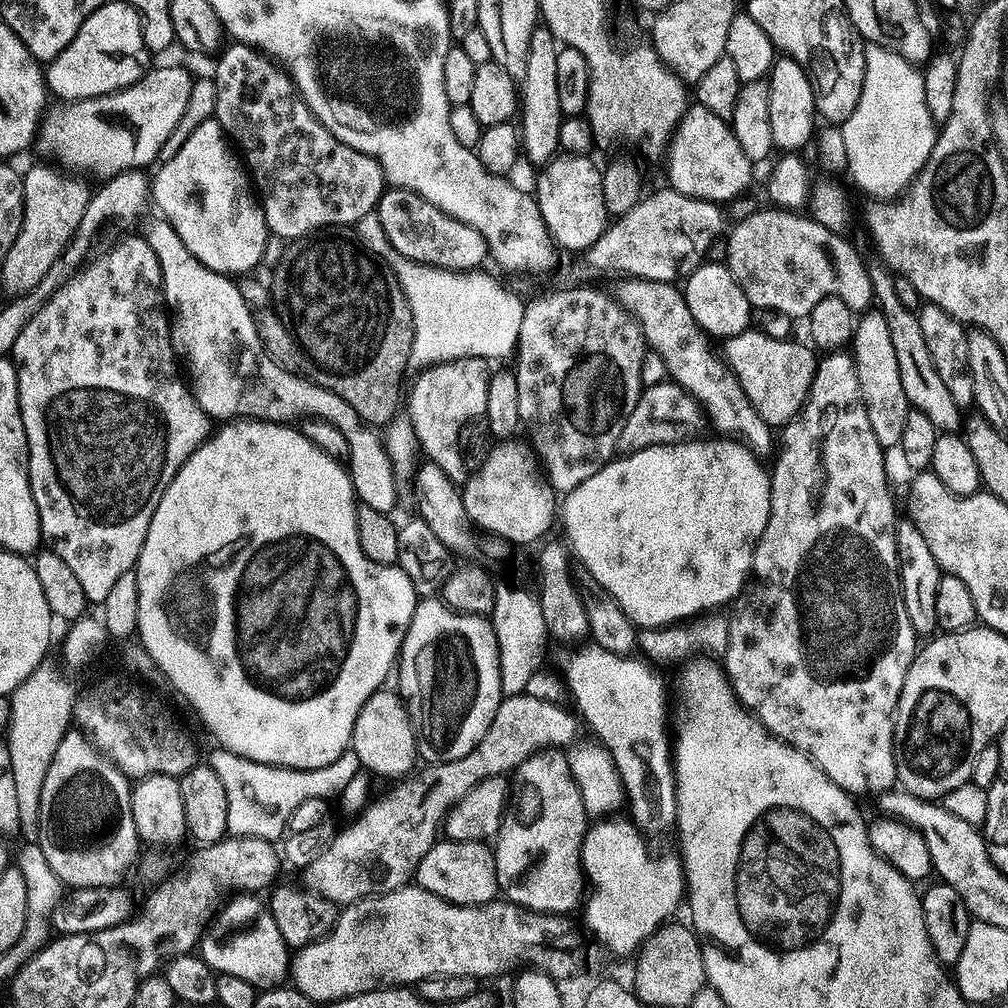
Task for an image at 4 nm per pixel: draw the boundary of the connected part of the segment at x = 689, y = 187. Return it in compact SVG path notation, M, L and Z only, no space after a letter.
M698 103L688 107L684 117L676 123L676 131L666 149L667 160L667 183L675 192L713 202L725 202L742 195L752 180L754 168L754 161L746 158L742 146L738 146L729 121L718 118L718 114L710 114L710 110Z

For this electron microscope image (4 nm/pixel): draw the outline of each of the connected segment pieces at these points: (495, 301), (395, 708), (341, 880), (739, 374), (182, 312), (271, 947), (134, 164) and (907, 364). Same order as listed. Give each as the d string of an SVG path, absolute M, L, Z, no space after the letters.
M375 214L360 219L356 231L360 246L383 263L395 267L404 280L404 292L413 311L409 369L425 370L467 356L482 356L489 362L495 362L515 353L518 334L522 330L525 301L519 300L506 285L499 284L485 270L451 272L407 259L398 254L386 236L381 219Z
M388 691L376 692L366 702L366 706L362 706L354 722L350 748L358 754L361 769L367 770L373 777L404 778L418 764L416 732L412 728L412 717L408 714L407 704L395 691L392 691L393 693Z
M527 694L503 697L486 734L482 734L478 746L474 746L474 750L470 750L466 758L421 767L415 774L401 779L397 783L400 785L389 796L384 796L381 800L373 799L351 821L353 824L346 825L341 832L339 829L333 835L332 841L324 847L322 854L318 854L318 858L314 858L314 862L310 862L310 866L303 869L303 887L337 906L355 904L367 900L369 896L381 896L405 887L415 877L416 867L420 865L422 858L432 849L433 844L437 843L445 816L467 792L478 786L478 782L515 773L517 766L526 762L526 758L530 758L534 753L545 748L563 749L577 739L577 717L572 717L564 707L563 703L542 702L542 698Z
M755 330L727 337L725 344L728 345L722 348L722 355L754 410L770 426L783 426L791 422L792 417L804 407L808 391L812 389L817 353L807 343L795 344L792 340L779 340L776 336L767 336Z
M155 219L142 229L142 235L154 250L154 258L158 258L164 303L170 309L172 346L177 353L188 352L186 376L201 410L213 421L220 420L216 422L268 420L288 424L296 422L292 420L325 420L338 426L346 434L348 464L357 497L374 510L391 513L396 504L397 469L381 437L379 440L372 433L375 431L361 420L346 398L338 398L323 383L290 374L272 359L260 340L256 317L242 298L239 283L207 268L186 250L186 242L178 238L178 230L168 220Z
M252 894L237 895L221 907L198 945L198 955L218 974L221 972L234 974L234 978L242 978L245 982L250 982L257 990L283 985L290 976L290 949L282 934L278 934L278 922L274 922L265 901L263 904L260 898Z
M149 67L138 82L134 82L129 88L124 88L120 92L92 96L89 100L57 103L57 108L49 107L40 121L38 148L40 144L41 154L57 160L52 162L59 165L61 169L72 174L85 172L88 176L97 176L97 181L100 182L132 169L147 169L147 164L157 163L166 138L174 134L174 126L178 126L178 118L182 118L186 110L186 101L190 99L193 79L193 73L188 73L184 68Z
M872 266L868 270L872 279L872 295L878 301L878 310L886 318L886 326L890 326L890 339L894 341L894 354L898 357L898 374L902 374L902 390L906 390L908 403L915 411L926 414L926 418L930 418L940 432L959 433L962 428L962 409L954 402L954 398L950 398L950 390L946 390L938 370L934 370L934 358L930 358L930 349L926 347L919 315L902 306L894 290L893 273L887 267L879 267Z

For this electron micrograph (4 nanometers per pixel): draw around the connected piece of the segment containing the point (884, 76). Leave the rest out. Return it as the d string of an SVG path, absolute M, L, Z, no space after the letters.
M865 43L862 94L858 98L858 106L854 106L854 114L846 118L842 131L848 163L846 172L852 175L853 182L872 196L870 198L882 202L900 196L930 158L938 135L938 126L930 118L930 110L926 110L926 90L921 69L894 50L884 48L881 44Z

